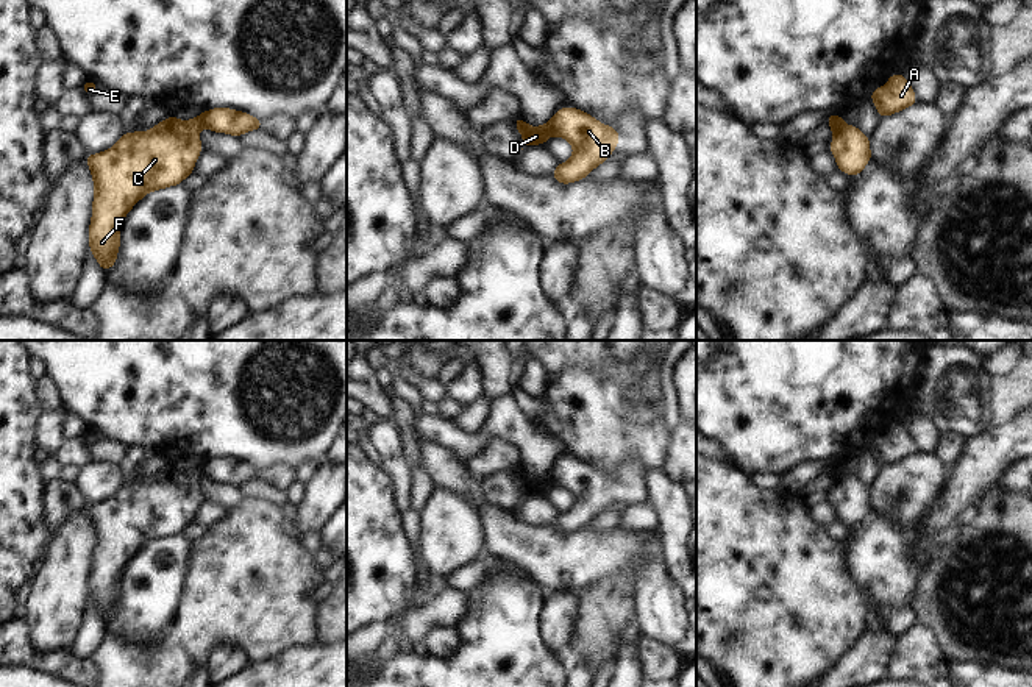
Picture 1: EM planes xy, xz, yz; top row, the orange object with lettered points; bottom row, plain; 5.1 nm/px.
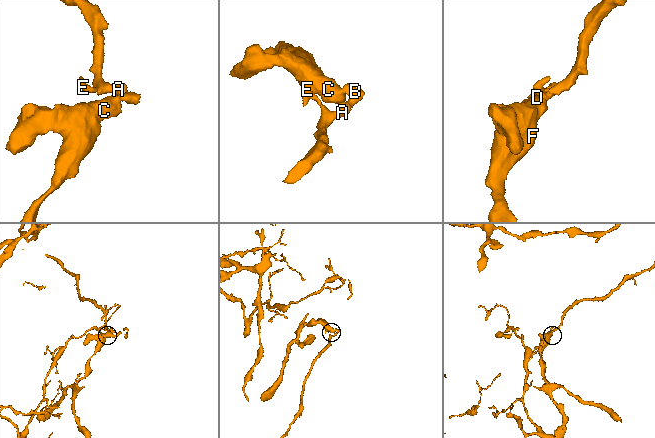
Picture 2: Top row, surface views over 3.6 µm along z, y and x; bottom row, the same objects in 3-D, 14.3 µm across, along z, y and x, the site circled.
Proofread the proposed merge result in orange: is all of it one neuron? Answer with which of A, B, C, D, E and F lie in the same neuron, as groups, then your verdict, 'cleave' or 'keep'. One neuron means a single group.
groups A B E / C D F; cleave

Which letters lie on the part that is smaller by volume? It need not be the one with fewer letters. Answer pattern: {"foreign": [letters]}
{"foreign": ["A", "B", "E"]}

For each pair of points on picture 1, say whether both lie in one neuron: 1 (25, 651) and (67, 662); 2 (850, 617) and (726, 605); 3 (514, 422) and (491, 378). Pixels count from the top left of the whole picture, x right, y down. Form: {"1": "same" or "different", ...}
{"1": "same", "2": "same", "3": "different"}

